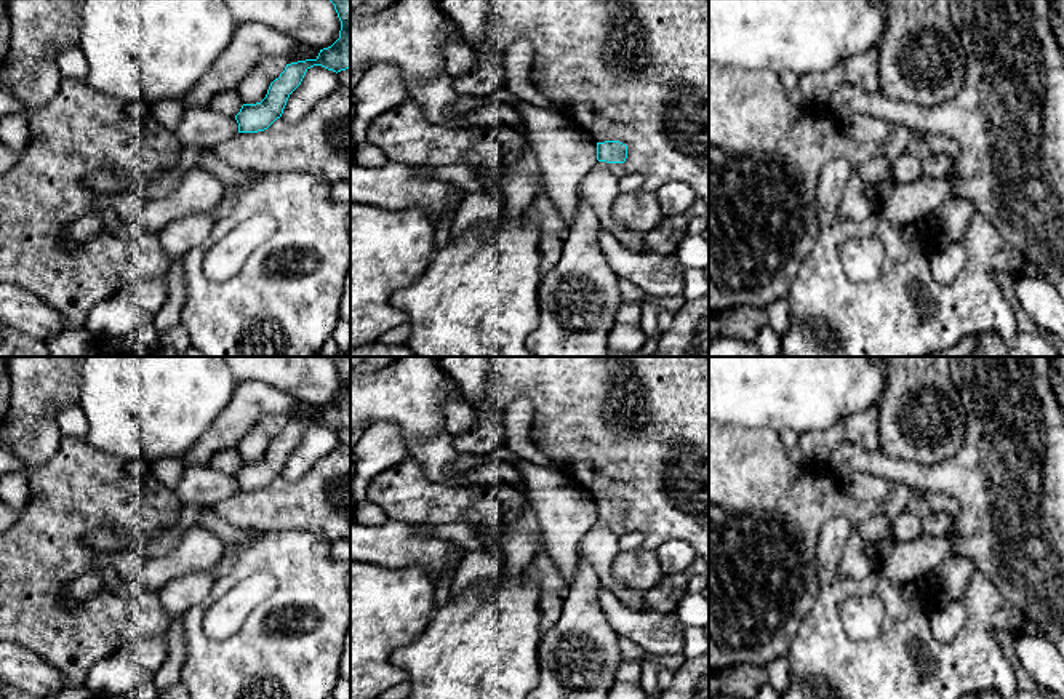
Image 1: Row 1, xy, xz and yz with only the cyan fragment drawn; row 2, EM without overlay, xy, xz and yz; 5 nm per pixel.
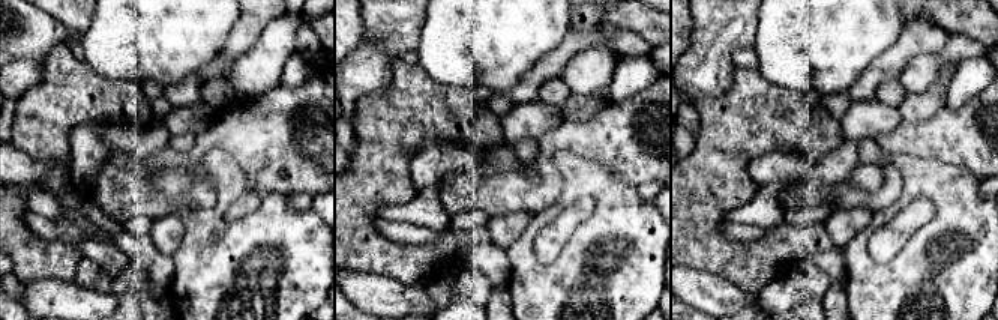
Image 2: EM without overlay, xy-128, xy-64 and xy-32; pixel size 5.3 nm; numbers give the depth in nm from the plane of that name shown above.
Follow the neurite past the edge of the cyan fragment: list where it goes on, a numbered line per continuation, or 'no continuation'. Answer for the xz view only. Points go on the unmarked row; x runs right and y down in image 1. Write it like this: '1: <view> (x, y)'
no continuation

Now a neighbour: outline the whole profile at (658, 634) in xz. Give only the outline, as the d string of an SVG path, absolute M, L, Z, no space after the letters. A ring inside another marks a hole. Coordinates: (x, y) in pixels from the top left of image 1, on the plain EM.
M603 585L598 600L613 630L629 637L646 653L674 656L683 651L685 625L675 613L659 614L629 609Z

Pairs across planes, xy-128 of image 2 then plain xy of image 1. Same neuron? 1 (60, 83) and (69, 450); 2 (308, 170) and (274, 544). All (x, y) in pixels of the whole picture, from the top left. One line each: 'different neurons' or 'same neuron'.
1: same neuron
2: different neurons

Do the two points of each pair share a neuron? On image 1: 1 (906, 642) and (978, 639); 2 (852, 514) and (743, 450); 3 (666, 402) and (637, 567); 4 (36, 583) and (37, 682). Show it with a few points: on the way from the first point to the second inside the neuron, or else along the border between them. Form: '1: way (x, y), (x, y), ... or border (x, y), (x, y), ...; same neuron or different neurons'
1: way (924, 651), (960, 651); same neuron
2: way (824, 499), (791, 498), (770, 477); same neuron
3: border (640, 547), (655, 552); different neurons
4: border (16, 643), (44, 658), (64, 680); different neurons

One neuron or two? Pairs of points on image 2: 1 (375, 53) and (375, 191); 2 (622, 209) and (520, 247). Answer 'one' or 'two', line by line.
1: two
2: one

